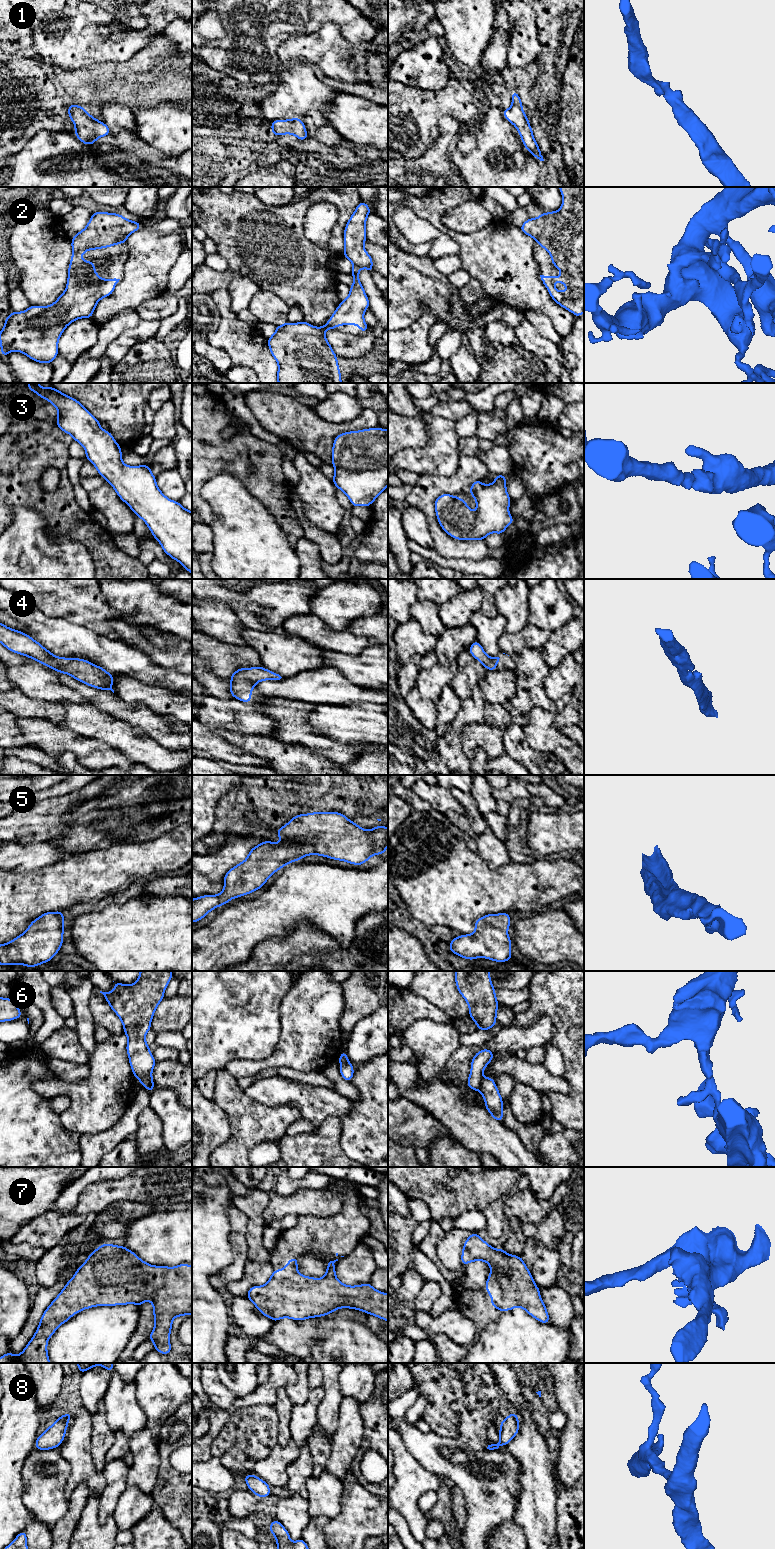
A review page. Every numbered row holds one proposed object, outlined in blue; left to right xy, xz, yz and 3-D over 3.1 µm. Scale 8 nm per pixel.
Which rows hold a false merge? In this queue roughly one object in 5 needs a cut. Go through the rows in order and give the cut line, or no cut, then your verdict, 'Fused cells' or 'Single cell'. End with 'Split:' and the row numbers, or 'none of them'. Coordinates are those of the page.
1: No split. Single cell
2: No split. Single cell
3: No split. Single cell
4: No split. Single cell
5: No split. Single cell
6: Split along yz (483, 1079), (478, 1089). Fused cells
7: No split. Single cell
8: No split. Single cell
Split: 6

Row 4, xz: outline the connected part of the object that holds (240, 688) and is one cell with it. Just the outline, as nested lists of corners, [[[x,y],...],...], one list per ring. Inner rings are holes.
[[[262,666],[240,668],[230,677],[230,693],[234,698],[249,704],[253,687],[258,682],[264,680],[280,680],[281,678],[279,674],[269,671]]]

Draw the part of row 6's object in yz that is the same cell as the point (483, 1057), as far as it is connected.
[[[483,1049],[476,1053],[471,1061],[471,1071],[467,1081],[467,1086],[472,1090],[478,1091],[482,1083],[482,1076],[485,1067],[493,1060],[493,1052]]]

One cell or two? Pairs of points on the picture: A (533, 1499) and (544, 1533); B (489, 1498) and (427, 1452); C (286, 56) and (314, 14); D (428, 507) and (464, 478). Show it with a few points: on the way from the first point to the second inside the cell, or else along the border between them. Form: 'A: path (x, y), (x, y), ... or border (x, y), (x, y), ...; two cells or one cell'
A: path (536, 1507), (539, 1525); one cell
B: path (474, 1483), (448, 1457), (442, 1456); one cell
C: border (323, 25), (314, 32), (293, 35), (280, 44); two cells
D: path (431, 496), (442, 485), (453, 485); one cell

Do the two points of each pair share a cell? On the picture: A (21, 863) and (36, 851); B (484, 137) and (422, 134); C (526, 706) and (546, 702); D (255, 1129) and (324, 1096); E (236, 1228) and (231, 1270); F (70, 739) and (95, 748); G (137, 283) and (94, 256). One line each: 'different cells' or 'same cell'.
A: same cell
B: different cells
C: same cell
D: different cells
E: same cell
F: same cell
G: different cells

